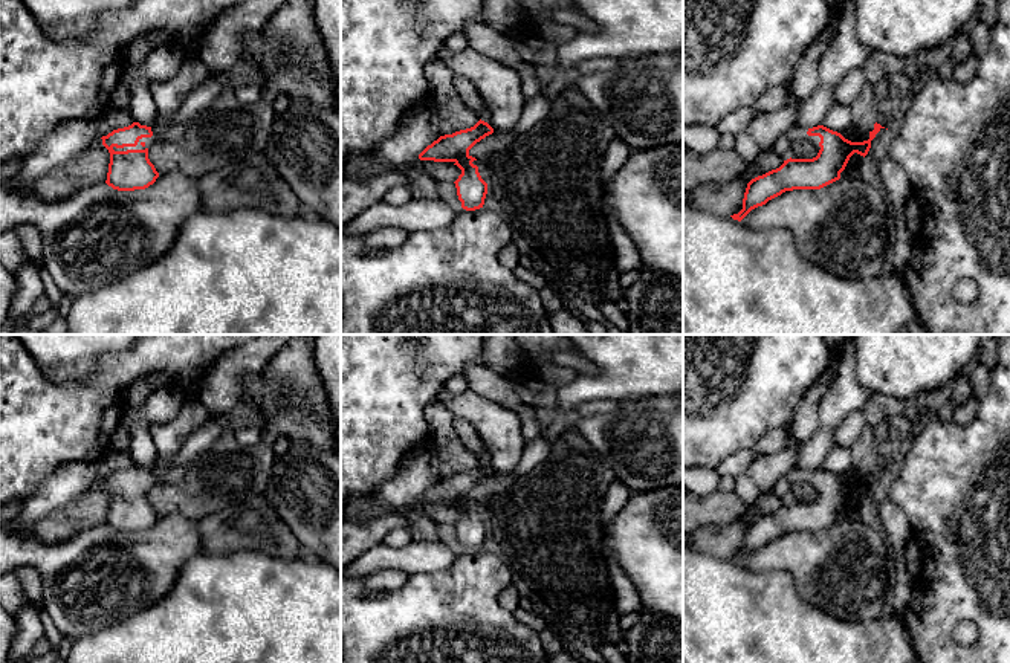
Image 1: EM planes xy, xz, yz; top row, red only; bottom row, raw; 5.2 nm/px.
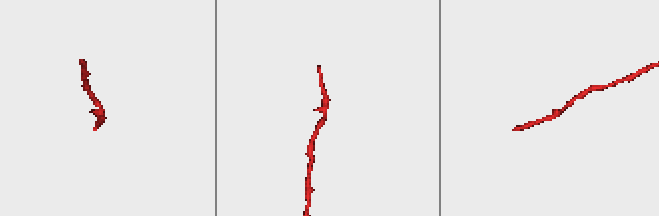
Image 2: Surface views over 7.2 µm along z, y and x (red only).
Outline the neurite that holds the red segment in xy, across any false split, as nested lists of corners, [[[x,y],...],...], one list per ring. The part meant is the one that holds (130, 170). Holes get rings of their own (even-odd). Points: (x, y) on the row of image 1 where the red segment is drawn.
[[[133,122],[128,127],[113,130],[107,136],[102,136],[102,145],[110,153],[110,163],[105,183],[118,191],[134,191],[148,188],[159,177],[159,173],[148,159],[148,148],[159,142],[176,142],[186,133],[186,130],[188,124],[180,122],[173,124],[165,133],[156,134],[151,131],[151,127]]]

